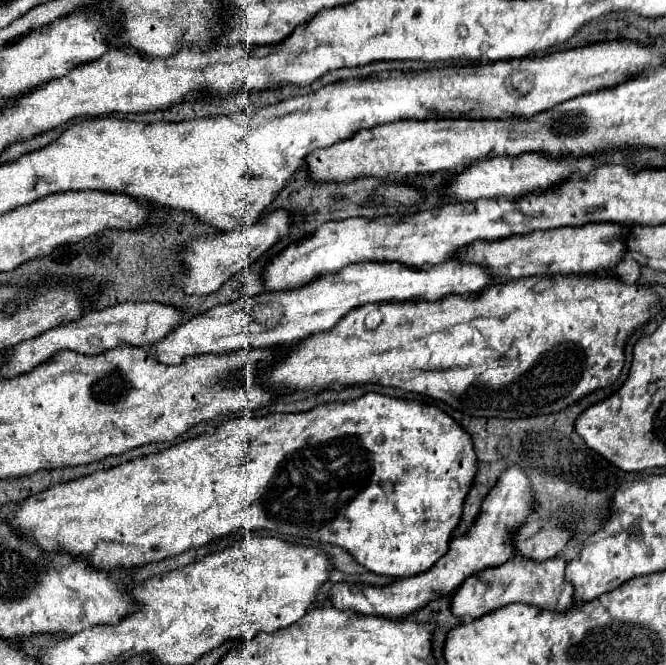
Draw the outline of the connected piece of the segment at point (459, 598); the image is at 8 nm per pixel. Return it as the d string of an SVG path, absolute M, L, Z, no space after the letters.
M510 558L500 566L486 568L478 574L466 578L460 588L456 588L450 596L450 610L458 618L480 618L508 604L530 604L540 610L550 612L566 612L572 606L572 586L564 582L564 558L552 558L544 562L532 562L524 558Z

